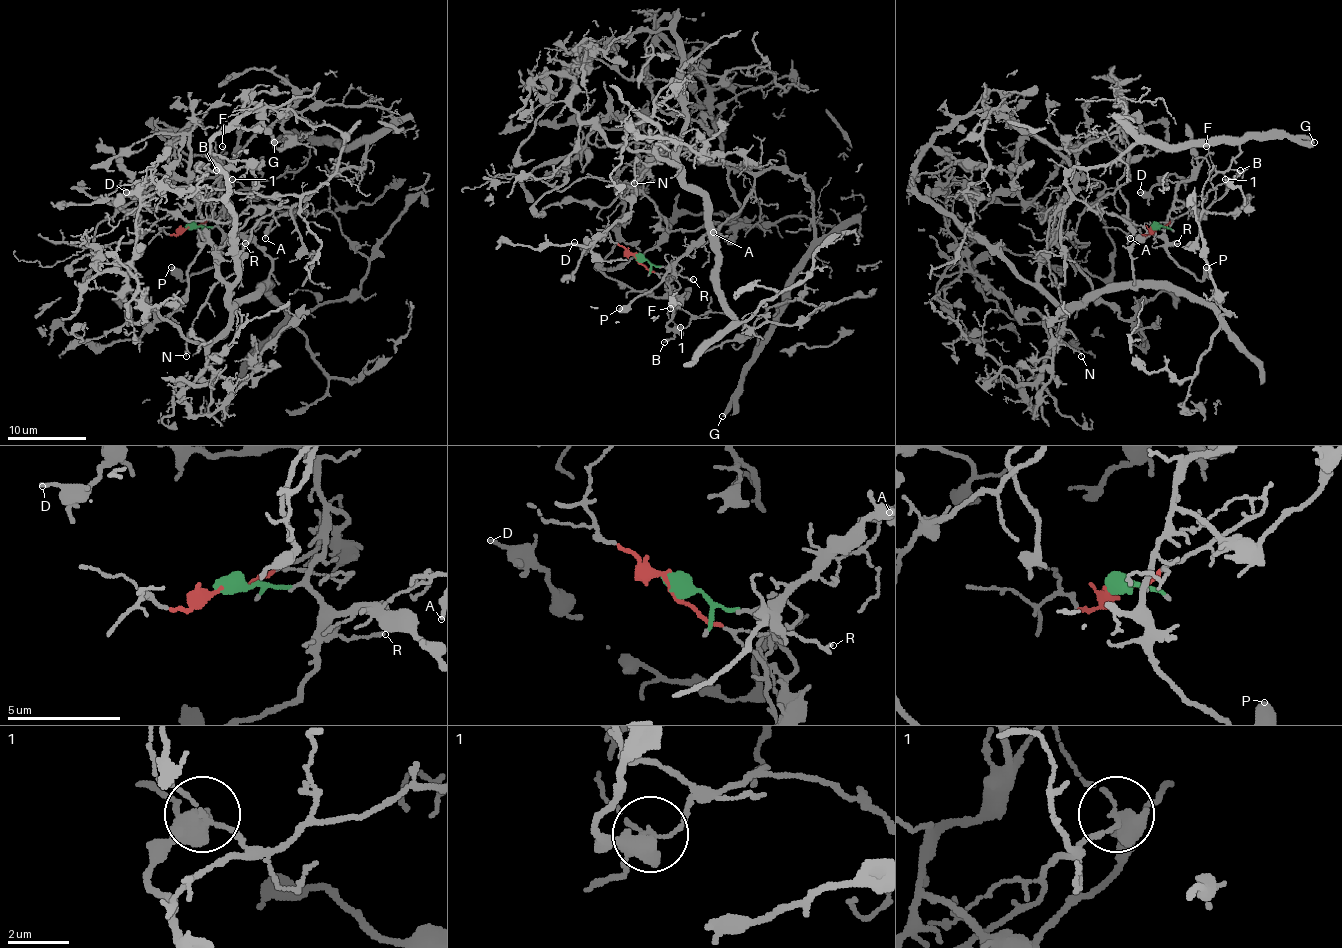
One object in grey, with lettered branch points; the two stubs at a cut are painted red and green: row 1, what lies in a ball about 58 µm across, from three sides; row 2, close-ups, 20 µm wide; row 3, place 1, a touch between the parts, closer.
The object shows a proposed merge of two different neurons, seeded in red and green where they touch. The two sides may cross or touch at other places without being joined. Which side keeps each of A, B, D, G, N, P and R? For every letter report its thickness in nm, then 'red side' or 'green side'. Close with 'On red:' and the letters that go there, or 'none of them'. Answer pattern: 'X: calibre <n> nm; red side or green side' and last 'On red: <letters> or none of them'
A: calibre 240 nm; red side
B: calibre 170 nm; green side
D: calibre 160 nm; green side
G: calibre 360 nm; red side
N: calibre 140 nm; red side
P: calibre 550 nm; green side
R: calibre 150 nm; green side
On red: A, G, N

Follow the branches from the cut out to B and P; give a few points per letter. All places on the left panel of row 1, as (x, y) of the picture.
B: (188, 227), (212, 227), (224, 213), (224, 203), (232, 203), (228, 211), (220, 193), (226, 176), (216, 170)
P: (188, 227), (216, 227), (222, 233), (222, 256), (186, 280), (170, 266)

